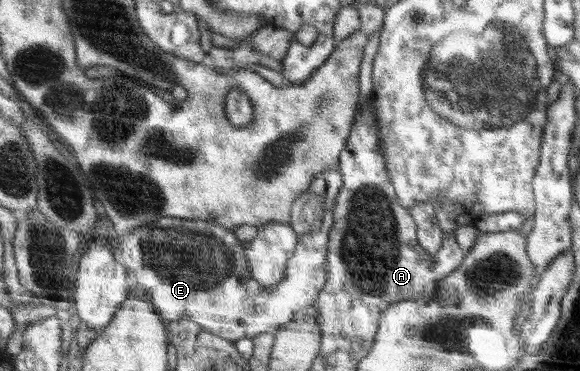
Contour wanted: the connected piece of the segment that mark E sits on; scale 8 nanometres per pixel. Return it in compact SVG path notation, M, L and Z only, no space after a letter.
M338 167L326 169L316 175L309 189L293 202L289 224L296 233L298 244L287 262L286 276L270 289L261 287L251 277L245 243L240 242L231 229L199 218L162 217L129 233L119 234L119 261L133 271L138 283L148 291L148 300L161 319L178 321L187 318L207 332L233 343L244 338L252 339L261 333L275 333L281 325L295 321L301 311L313 306L318 292L325 287L328 237L334 222L334 207L341 184Z

